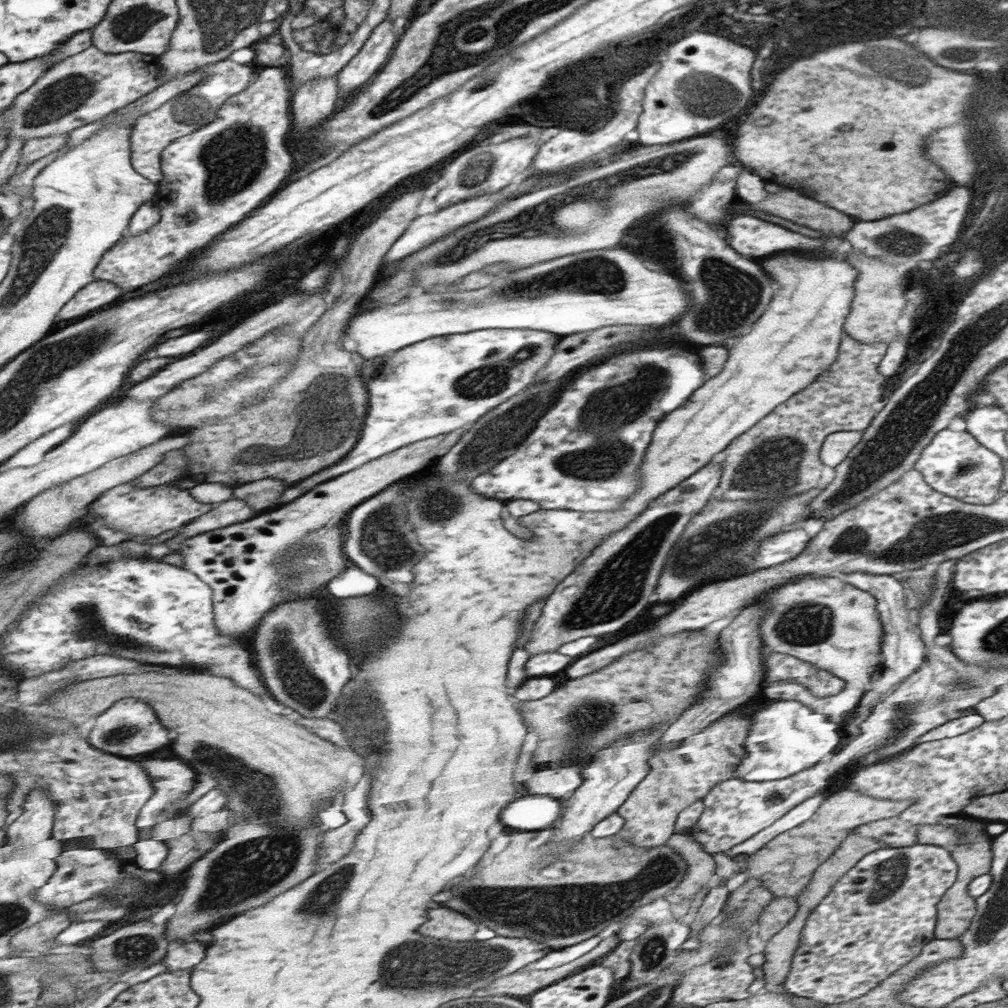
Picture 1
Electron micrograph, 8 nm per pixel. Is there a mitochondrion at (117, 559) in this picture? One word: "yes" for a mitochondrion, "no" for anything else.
no

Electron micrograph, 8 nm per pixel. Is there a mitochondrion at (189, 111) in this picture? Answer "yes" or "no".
yes

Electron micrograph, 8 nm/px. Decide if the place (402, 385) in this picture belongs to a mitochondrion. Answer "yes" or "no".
no

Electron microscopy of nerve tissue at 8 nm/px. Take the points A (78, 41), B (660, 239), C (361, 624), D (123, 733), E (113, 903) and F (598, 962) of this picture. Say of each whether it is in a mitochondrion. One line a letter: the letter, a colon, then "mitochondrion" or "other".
A: other
B: other
C: mitochondrion
D: mitochondrion
E: other
F: other

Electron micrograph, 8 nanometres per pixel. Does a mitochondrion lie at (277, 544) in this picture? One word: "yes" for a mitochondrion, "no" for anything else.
yes

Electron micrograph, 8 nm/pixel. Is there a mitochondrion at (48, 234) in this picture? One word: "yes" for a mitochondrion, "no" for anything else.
yes

